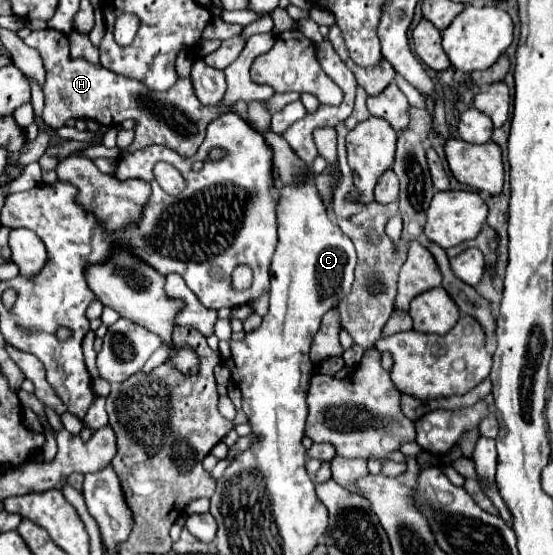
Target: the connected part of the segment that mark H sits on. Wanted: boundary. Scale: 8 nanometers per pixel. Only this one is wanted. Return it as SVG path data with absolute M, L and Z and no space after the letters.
M51 28L31 32L25 38L25 44L35 48L45 64L47 82L43 88L45 92L43 122L53 130L65 126L69 118L95 116L91 120L104 126L116 125L123 120L135 120L139 122L135 126L135 140L123 152L135 152L143 146L161 144L179 152L181 156L191 156L197 152L197 144L203 142L207 124L211 124L221 114L233 110L231 104L221 104L215 108L203 106L193 94L189 78L179 78L177 84L167 92L151 92L145 84L117 76L107 68L97 68L89 64L85 58L71 60L67 36Z

